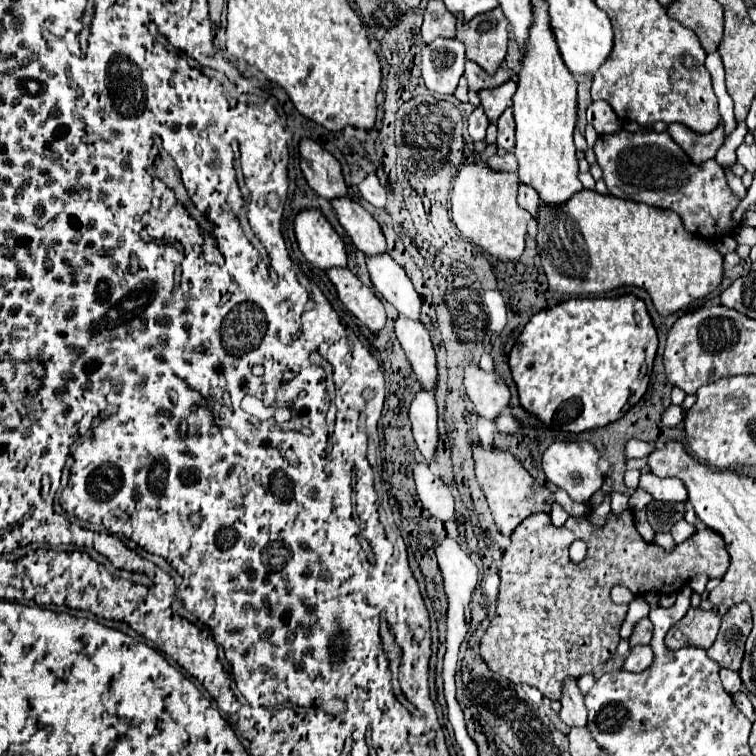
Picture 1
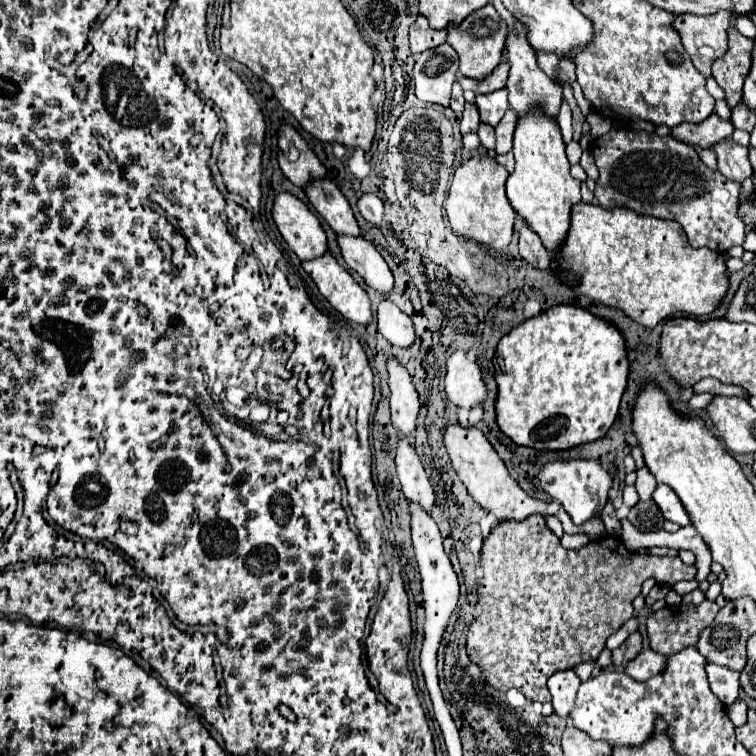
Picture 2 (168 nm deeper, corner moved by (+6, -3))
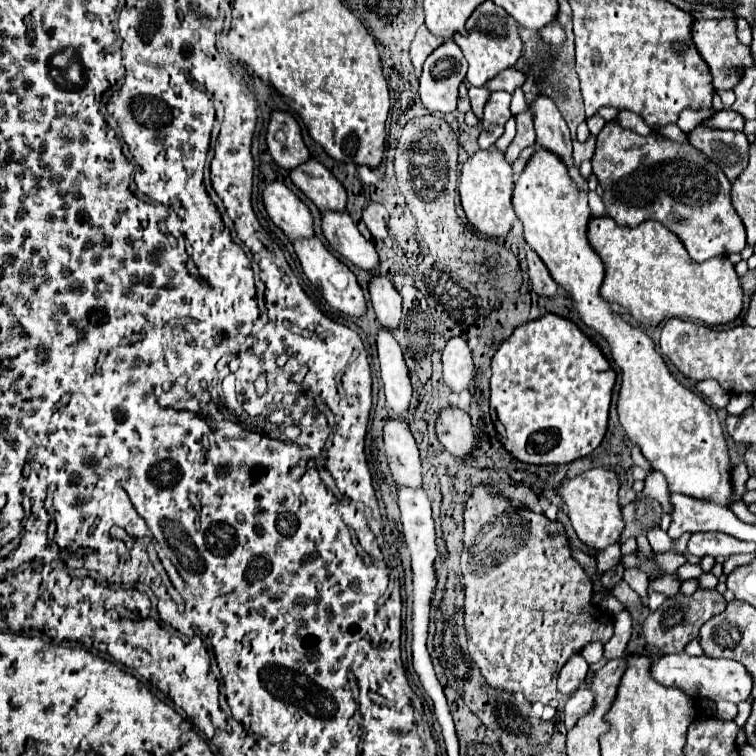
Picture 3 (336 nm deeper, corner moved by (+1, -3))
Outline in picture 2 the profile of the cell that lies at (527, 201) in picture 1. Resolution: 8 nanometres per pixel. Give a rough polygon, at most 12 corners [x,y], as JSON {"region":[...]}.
{"region":[[517,216],[519,252],[535,268],[549,266],[541,238]]}

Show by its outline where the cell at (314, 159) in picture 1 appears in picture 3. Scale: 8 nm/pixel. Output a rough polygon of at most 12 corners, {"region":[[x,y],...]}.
{"region":[[272,110],[266,146],[292,170],[310,158],[296,118]]}

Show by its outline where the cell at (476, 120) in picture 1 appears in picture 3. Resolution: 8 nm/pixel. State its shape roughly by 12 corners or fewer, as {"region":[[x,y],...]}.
{"region":[[468,88],[472,112],[482,118],[484,104],[490,98],[490,90]]}

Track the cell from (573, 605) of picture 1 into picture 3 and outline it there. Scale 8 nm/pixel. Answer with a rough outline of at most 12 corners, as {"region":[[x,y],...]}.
{"region":[[478,484],[460,572],[492,688],[558,706],[612,638],[560,522]]}

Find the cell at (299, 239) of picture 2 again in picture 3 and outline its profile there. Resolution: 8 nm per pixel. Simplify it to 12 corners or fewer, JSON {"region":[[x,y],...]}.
{"region":[[282,182],[262,192],[270,220],[290,238],[310,238],[312,214]]}

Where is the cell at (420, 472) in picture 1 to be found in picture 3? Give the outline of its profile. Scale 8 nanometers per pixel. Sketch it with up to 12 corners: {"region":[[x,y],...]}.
{"region":[[388,418],[382,438],[394,482],[420,488],[420,454],[408,424]]}

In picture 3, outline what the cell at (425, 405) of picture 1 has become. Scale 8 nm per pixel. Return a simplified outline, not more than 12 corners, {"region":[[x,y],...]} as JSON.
{"region":[[388,330],[376,334],[386,406],[406,416],[412,398],[402,348]]}

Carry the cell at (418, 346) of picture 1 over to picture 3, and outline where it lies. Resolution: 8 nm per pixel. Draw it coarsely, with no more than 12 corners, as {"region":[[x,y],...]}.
{"region":[[372,276],[368,292],[380,324],[396,328],[402,298],[386,276]]}

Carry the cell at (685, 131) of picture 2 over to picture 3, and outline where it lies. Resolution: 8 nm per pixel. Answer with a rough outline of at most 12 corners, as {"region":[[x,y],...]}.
{"region":[[720,110],[706,126],[742,130],[744,116],[734,110]]}

